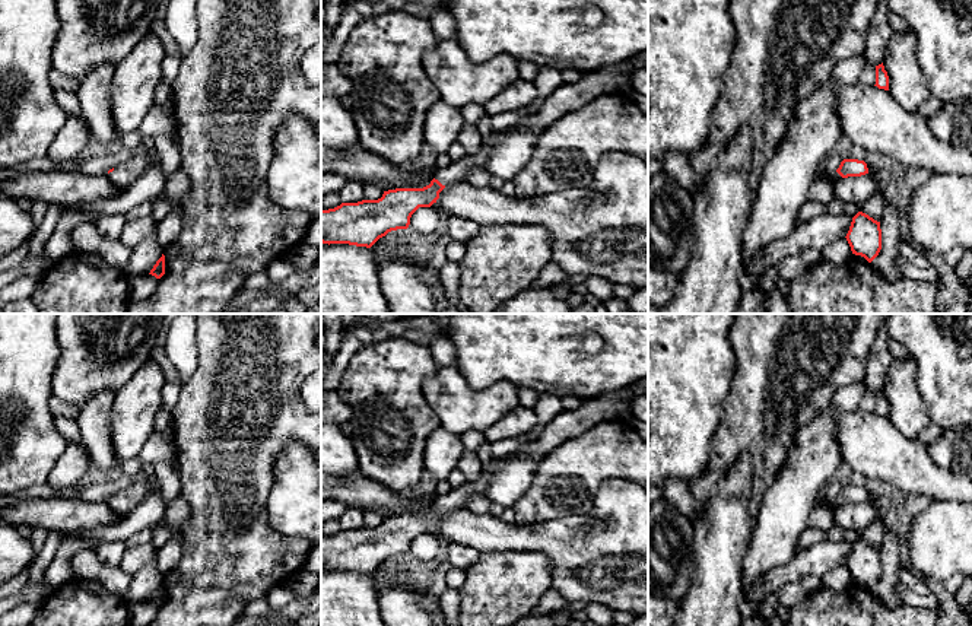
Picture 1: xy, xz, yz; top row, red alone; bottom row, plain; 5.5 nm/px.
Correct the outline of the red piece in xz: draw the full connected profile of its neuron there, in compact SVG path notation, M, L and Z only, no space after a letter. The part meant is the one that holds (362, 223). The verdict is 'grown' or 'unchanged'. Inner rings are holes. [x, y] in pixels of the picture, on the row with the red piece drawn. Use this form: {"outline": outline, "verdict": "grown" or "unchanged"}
{"outline": "M620 64L584 73L575 83L562 83L543 99L539 111L525 115L514 127L495 133L492 140L487 144L482 143L476 153L466 155L460 161L452 161L448 168L438 169L429 185L388 190L378 200L342 203L334 209L321 209L321 242L371 248L388 232L407 229L412 215L419 207L431 207L436 203L445 187L467 181L474 168L487 168L495 146L505 139L509 130L522 127L543 130L566 112L581 109L603 95L629 95L630 92L630 79L620 70Z", "verdict": "grown"}

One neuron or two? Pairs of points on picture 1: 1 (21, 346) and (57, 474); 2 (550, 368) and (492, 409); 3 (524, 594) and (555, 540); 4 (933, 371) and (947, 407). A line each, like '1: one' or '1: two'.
1: two
2: two
3: two
4: one

